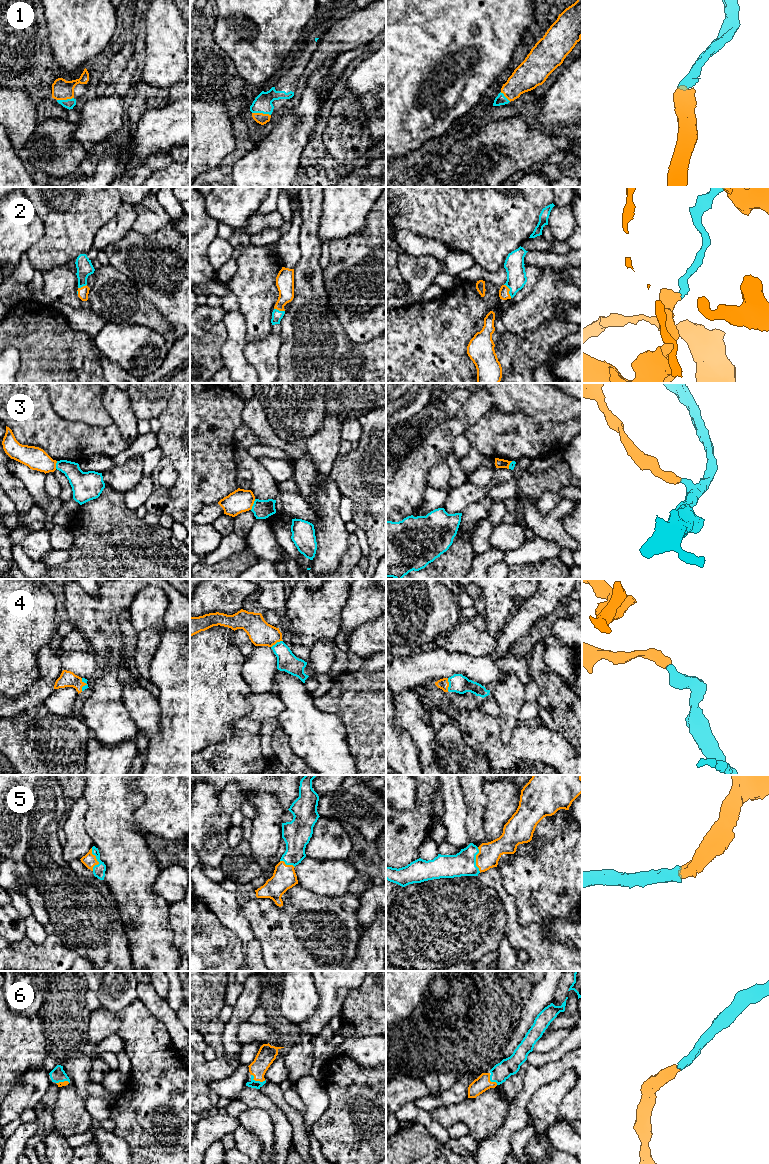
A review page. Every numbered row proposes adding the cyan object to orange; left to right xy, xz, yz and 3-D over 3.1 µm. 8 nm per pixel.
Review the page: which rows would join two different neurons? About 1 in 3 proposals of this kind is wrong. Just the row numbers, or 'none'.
3

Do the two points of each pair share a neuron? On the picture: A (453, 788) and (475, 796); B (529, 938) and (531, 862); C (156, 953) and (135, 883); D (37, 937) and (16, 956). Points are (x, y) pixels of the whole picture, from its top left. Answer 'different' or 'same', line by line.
A: different
B: different
C: same
D: different

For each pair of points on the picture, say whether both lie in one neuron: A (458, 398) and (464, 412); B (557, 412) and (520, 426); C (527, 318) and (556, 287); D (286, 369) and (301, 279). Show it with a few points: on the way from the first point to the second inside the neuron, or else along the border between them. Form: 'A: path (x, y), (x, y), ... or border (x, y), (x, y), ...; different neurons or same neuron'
A: border (470, 394), (465, 403), (453, 416), (444, 416); different neurons
B: border (511, 412), (523, 412), (537, 422), (556, 423); different neurons
C: path (533, 310), (548, 295); same neuron
D: path (302, 347), (302, 301); same neuron

